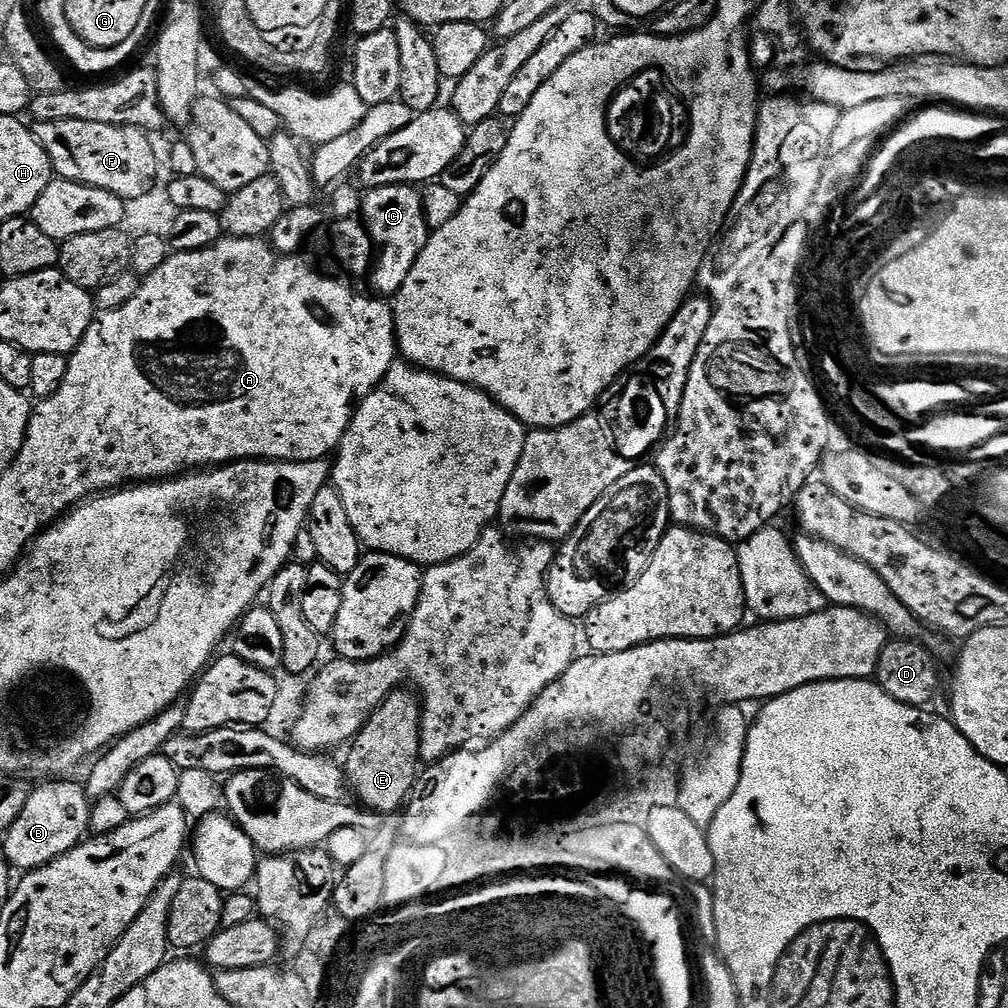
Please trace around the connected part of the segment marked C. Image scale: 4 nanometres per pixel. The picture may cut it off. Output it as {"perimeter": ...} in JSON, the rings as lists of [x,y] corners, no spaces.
{"perimeter":[[[411,184],[386,185],[367,189],[363,193],[358,212],[361,217],[364,215],[362,225],[374,252],[376,248],[376,257],[368,268],[368,280],[377,288],[377,293],[395,293],[404,281],[405,273],[416,260],[422,247],[421,210],[421,193]]]}

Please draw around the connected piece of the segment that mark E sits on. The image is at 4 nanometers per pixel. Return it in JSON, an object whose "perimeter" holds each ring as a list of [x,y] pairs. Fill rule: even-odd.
{"perimeter":[[[397,690],[389,694],[368,717],[360,735],[353,737],[344,761],[349,787],[358,794],[365,809],[390,815],[397,813],[408,800],[418,775],[420,759],[421,705],[411,691]],[[396,731],[396,732],[392,732]],[[376,732],[376,733],[372,733]]]}

